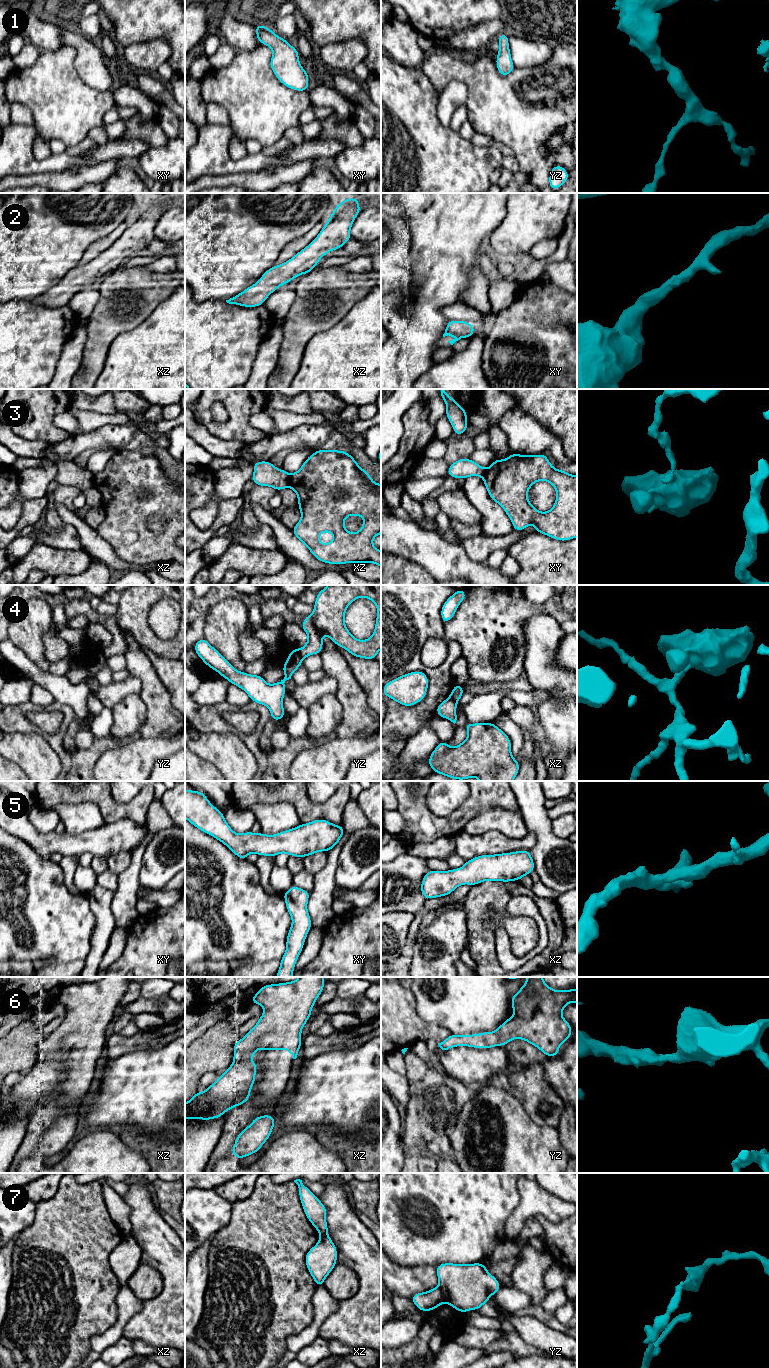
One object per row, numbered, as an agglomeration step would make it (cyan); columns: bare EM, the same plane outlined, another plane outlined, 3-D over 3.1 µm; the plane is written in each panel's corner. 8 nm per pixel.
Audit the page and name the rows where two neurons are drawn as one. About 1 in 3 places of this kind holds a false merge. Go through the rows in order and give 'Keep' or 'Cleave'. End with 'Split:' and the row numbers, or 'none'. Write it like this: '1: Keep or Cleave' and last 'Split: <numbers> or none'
1: Keep
2: Keep
3: Cleave
4: Cleave
5: Keep
6: Keep
7: Cleave
Split: 3, 4, 7

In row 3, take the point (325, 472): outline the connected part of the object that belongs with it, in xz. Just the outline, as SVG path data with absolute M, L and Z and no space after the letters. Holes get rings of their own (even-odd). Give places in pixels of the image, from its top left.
M319 449L305 460L297 472L290 475L289 485L297 494L298 508L301 511L300 521L291 530L317 560L333 565L374 563L381 568L381 551L372 543L374 537L381 534L381 484L371 479L370 472L362 469L345 450ZM352 515L361 516L365 520L357 533L351 533L344 527L345 518ZM322 532L331 532L334 539L327 544L321 544L319 535Z

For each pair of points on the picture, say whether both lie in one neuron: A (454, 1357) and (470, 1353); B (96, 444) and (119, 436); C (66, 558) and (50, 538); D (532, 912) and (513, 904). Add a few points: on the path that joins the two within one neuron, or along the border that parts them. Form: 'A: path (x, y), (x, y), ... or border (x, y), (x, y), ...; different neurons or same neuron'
A: path (458, 1356), (466, 1355); same neuron
B: path (102, 438), (113, 436); same neuron
C: border (36, 543), (59, 549), (80, 549); different neurons
D: path (527, 907), (518, 906); same neuron

